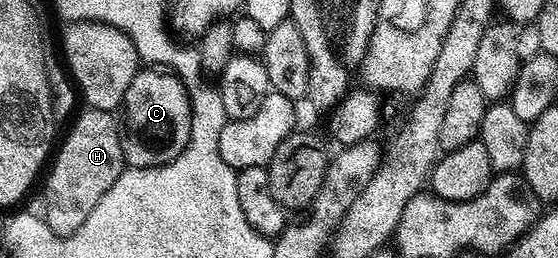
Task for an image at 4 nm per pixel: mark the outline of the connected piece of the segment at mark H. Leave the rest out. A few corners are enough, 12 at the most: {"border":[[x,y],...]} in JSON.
{"border":[[86,109],[48,167],[44,218],[74,235],[124,170],[119,120]]}

